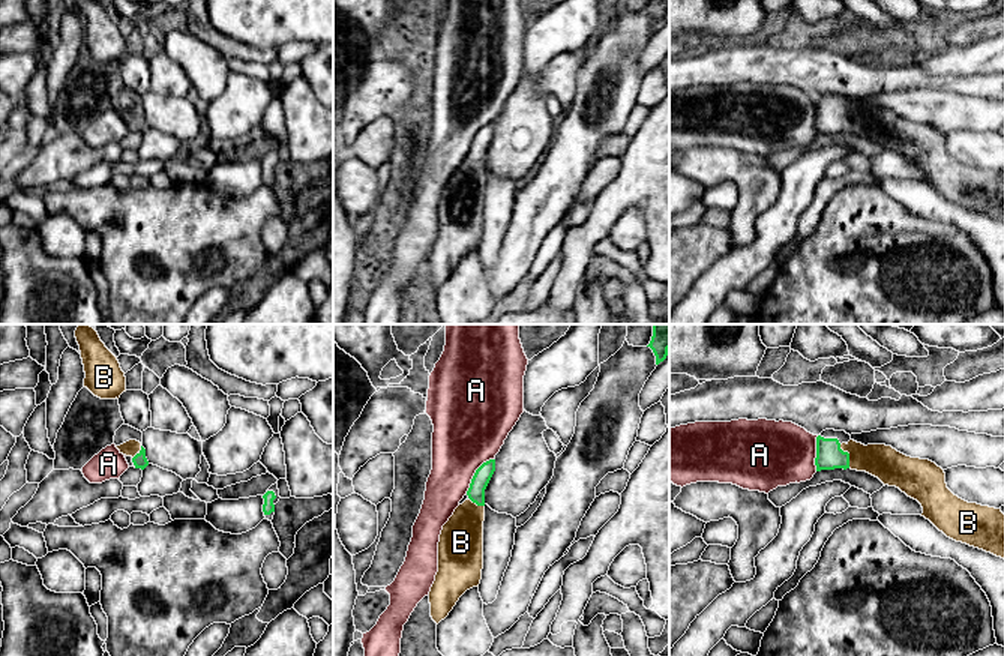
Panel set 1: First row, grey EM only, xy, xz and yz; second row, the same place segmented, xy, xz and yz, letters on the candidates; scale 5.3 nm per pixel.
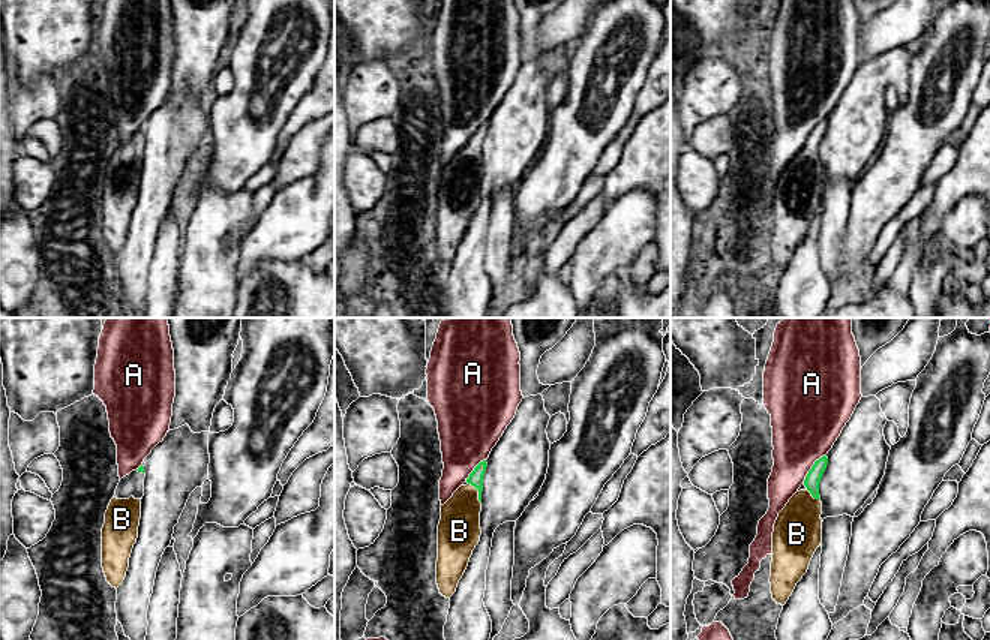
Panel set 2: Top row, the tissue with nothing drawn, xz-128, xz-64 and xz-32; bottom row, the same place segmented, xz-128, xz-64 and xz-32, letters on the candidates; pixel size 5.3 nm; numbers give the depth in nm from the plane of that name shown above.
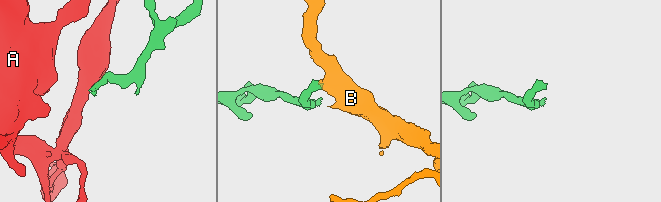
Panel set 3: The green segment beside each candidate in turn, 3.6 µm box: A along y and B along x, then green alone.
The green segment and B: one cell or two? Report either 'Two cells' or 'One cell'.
One cell

